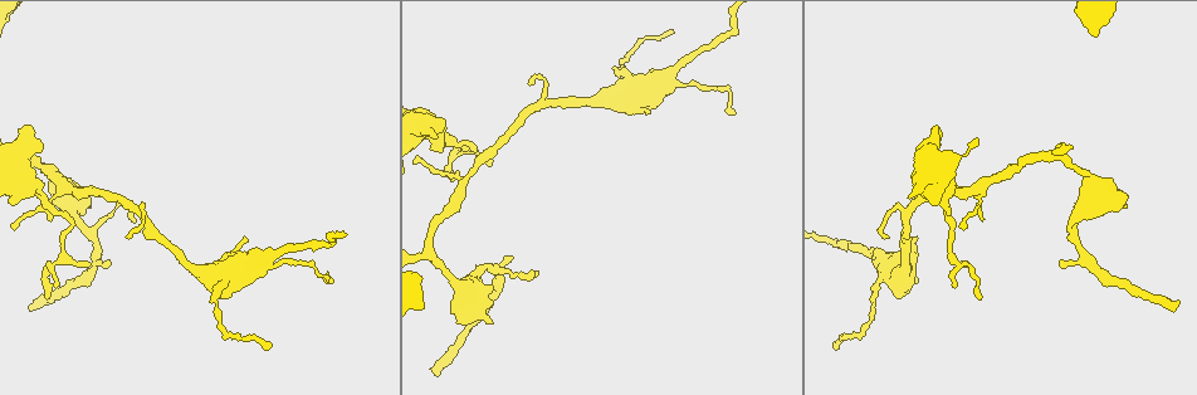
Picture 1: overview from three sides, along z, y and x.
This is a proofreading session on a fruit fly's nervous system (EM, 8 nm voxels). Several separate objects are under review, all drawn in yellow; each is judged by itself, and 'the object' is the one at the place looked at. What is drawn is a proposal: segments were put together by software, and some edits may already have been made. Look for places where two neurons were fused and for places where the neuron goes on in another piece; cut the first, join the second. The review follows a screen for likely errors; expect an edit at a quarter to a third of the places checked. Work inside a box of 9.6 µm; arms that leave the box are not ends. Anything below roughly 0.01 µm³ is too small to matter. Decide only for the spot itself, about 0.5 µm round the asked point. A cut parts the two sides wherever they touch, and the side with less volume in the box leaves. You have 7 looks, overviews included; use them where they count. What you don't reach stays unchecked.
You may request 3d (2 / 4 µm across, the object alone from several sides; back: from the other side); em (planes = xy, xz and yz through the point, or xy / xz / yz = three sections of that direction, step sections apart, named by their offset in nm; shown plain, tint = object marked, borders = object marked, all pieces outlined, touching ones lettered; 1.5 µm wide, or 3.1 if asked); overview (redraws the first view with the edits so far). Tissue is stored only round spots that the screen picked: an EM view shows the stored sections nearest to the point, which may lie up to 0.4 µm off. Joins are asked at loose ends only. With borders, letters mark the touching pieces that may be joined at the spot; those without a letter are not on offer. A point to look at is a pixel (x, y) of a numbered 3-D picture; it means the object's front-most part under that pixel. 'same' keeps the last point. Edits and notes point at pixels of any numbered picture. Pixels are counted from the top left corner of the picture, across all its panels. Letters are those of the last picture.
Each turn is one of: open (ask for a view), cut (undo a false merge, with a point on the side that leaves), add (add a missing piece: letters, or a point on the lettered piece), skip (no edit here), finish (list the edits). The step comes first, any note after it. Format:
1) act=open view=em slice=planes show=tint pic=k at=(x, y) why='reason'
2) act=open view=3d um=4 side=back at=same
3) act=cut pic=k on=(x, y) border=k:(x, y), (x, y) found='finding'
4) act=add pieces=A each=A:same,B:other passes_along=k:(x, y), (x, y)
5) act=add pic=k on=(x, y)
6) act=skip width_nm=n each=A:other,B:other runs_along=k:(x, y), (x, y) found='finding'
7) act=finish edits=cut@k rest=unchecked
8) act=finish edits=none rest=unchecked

act=open view=em slice=yz step=4 show=borders pic=1 at=(33, 302) why='an open end'

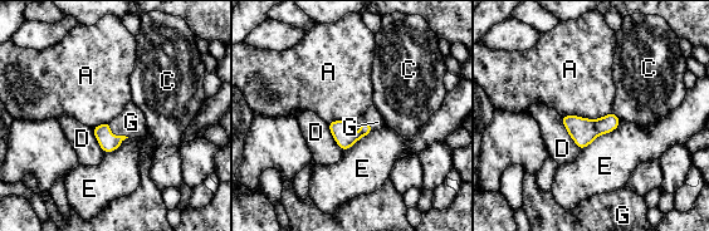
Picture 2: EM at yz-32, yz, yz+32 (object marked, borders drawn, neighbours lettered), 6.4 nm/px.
act=open view=em slice=planes show=borders at=same

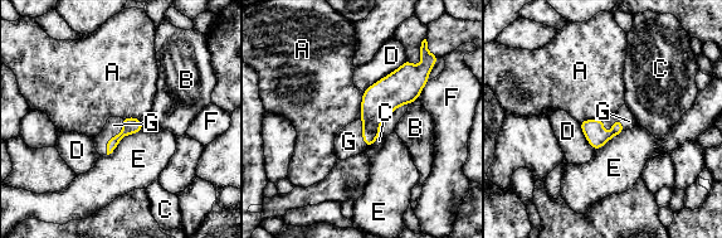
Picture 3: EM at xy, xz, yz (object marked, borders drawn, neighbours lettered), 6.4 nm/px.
act=add pieces=G each=A:other,B:other,C:other,D:other,E:other,F:other,G:same found='the neuron continues'

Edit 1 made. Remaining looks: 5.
act=open view=em slice=yz step=8 show=borders pic=1 at=(58, 286) why='branch stops here'

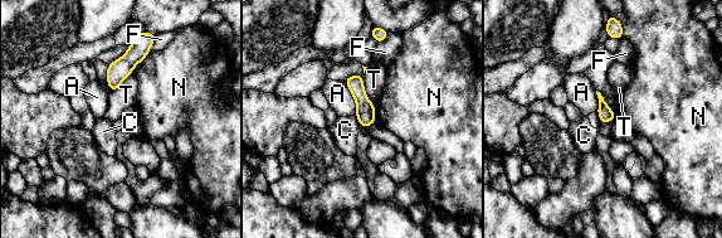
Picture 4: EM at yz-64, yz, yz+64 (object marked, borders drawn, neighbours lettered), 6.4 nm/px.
act=open view=em slice=planes show=borders at=same

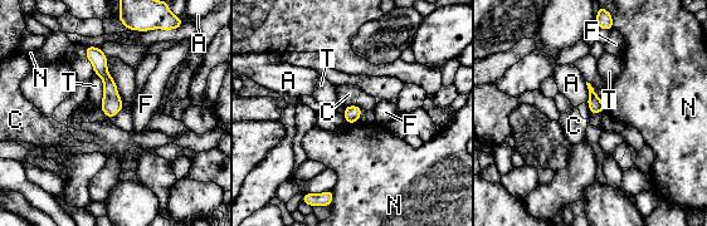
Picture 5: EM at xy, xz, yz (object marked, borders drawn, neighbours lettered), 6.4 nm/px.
act=skip each=A:other,C:other,F:other,N:other,T:other found='none of them fits'

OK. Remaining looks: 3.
act=open view=3d um=4 pic=1 at=(587, 102)

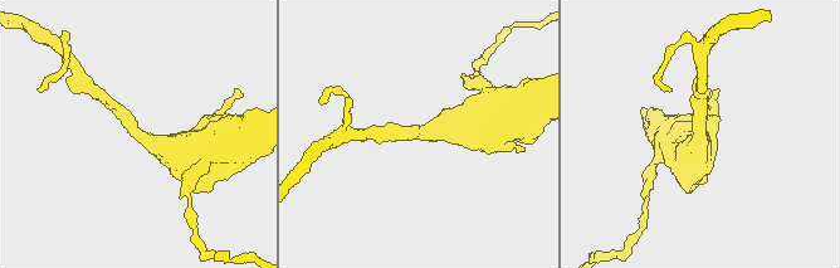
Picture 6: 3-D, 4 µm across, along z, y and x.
act=open view=em slice=planes show=borders pic=6 at=(139, 137) arm_widths_nm=190,600 why='now the EM'

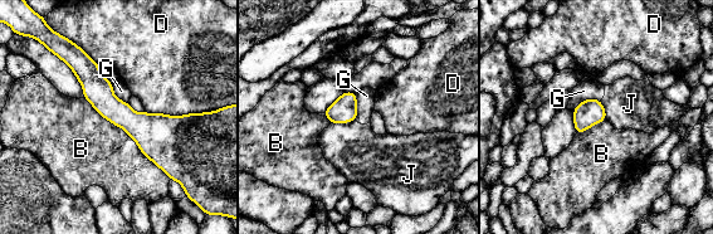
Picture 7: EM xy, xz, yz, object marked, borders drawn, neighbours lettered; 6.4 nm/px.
act=skip width_nm=100 longest_contact=B:750nm each=B:other,D:other,G:other,J:other found='all the same neuron'

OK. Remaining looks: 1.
act=finish edits=add@3 rest=unchecked

